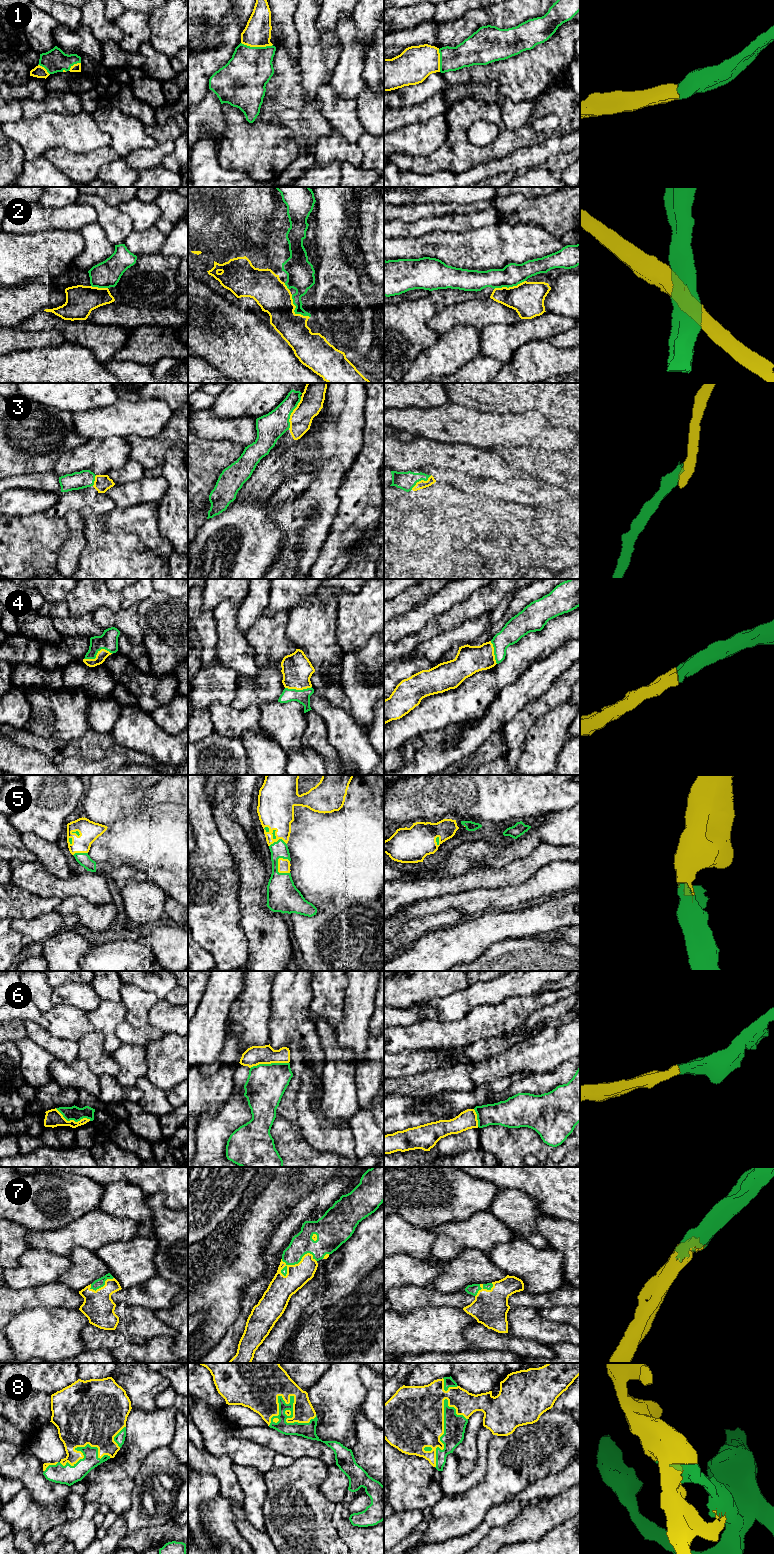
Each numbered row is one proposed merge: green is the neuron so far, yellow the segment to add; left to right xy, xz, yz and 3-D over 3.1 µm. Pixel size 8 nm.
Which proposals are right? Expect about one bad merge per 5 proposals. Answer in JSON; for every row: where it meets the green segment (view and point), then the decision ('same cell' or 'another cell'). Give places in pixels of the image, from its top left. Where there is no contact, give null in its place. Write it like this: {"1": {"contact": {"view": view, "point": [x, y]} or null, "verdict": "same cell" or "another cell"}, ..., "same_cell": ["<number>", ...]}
{"1": {"contact": {"view": "xz", "point": [257, 47]}, "verdict": "same cell"}, "2": {"contact": {"view": "xz", "point": [294, 311]}, "verdict": "another cell"}, "3": {"contact": {"view": "xz", "point": [291, 412]}, "verdict": "same cell"}, "4": {"contact": {"view": "xy", "point": [97, 652]}, "verdict": "same cell"}, "5": {"contact": {"view": "xz", "point": [277, 870]}, "verdict": "same cell"}, "6": {"contact": {"view": "xz", "point": [269, 1064]}, "verdict": "same cell"}, "7": {"contact": {"view": "xz", "point": [298, 1262]}, "verdict": "same cell"}, "8": {"contact": {"view": "xz", "point": [293, 1400]}, "verdict": "same cell"}, "same_cell": ["1", "3", "4", "5", "6", "7", "8"]}

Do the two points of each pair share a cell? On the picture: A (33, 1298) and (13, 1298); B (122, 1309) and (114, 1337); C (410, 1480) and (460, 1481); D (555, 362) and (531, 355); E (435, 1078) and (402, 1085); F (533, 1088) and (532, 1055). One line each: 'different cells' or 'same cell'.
A: same cell
B: different cells
C: different cells
D: same cell
E: same cell
F: different cells

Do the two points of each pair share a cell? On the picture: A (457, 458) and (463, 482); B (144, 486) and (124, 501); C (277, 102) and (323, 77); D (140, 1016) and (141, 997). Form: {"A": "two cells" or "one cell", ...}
{"A": "two cells", "B": "one cell", "C": "two cells", "D": "one cell"}

